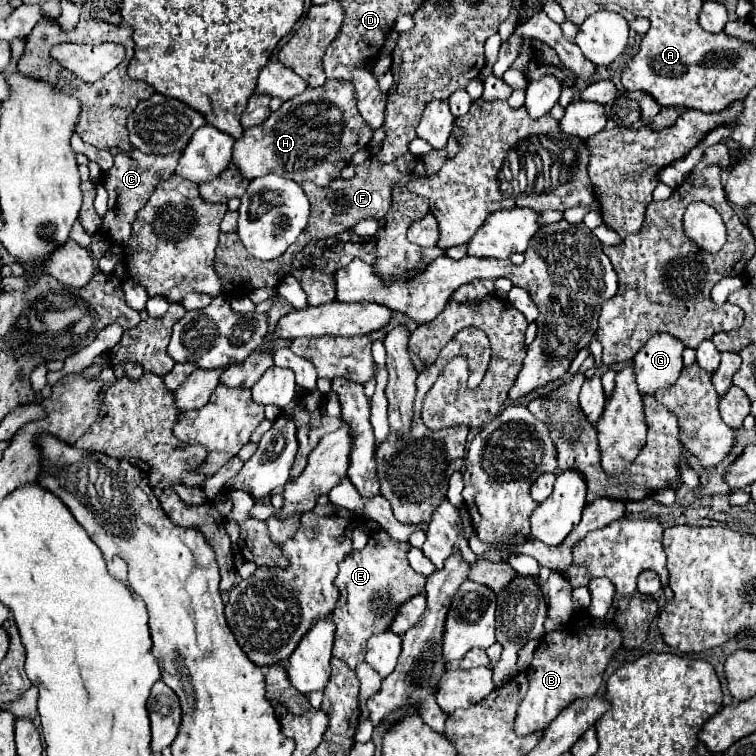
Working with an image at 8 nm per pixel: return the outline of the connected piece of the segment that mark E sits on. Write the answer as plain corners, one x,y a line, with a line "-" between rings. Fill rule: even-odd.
372,531
364,549
354,549
350,555
344,557
340,573
334,581
340,597
330,615
336,625
332,655
342,659
350,669
356,669
364,661
366,641
372,635
386,633
398,609
410,597
424,593
424,583
426,577
410,567
406,559
406,549
402,545
392,541
386,531

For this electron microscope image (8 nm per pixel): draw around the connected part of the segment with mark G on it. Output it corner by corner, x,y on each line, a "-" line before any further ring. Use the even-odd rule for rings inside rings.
670,333
654,335
634,357
636,385
640,393
656,393
662,387
674,385
684,367
684,345

